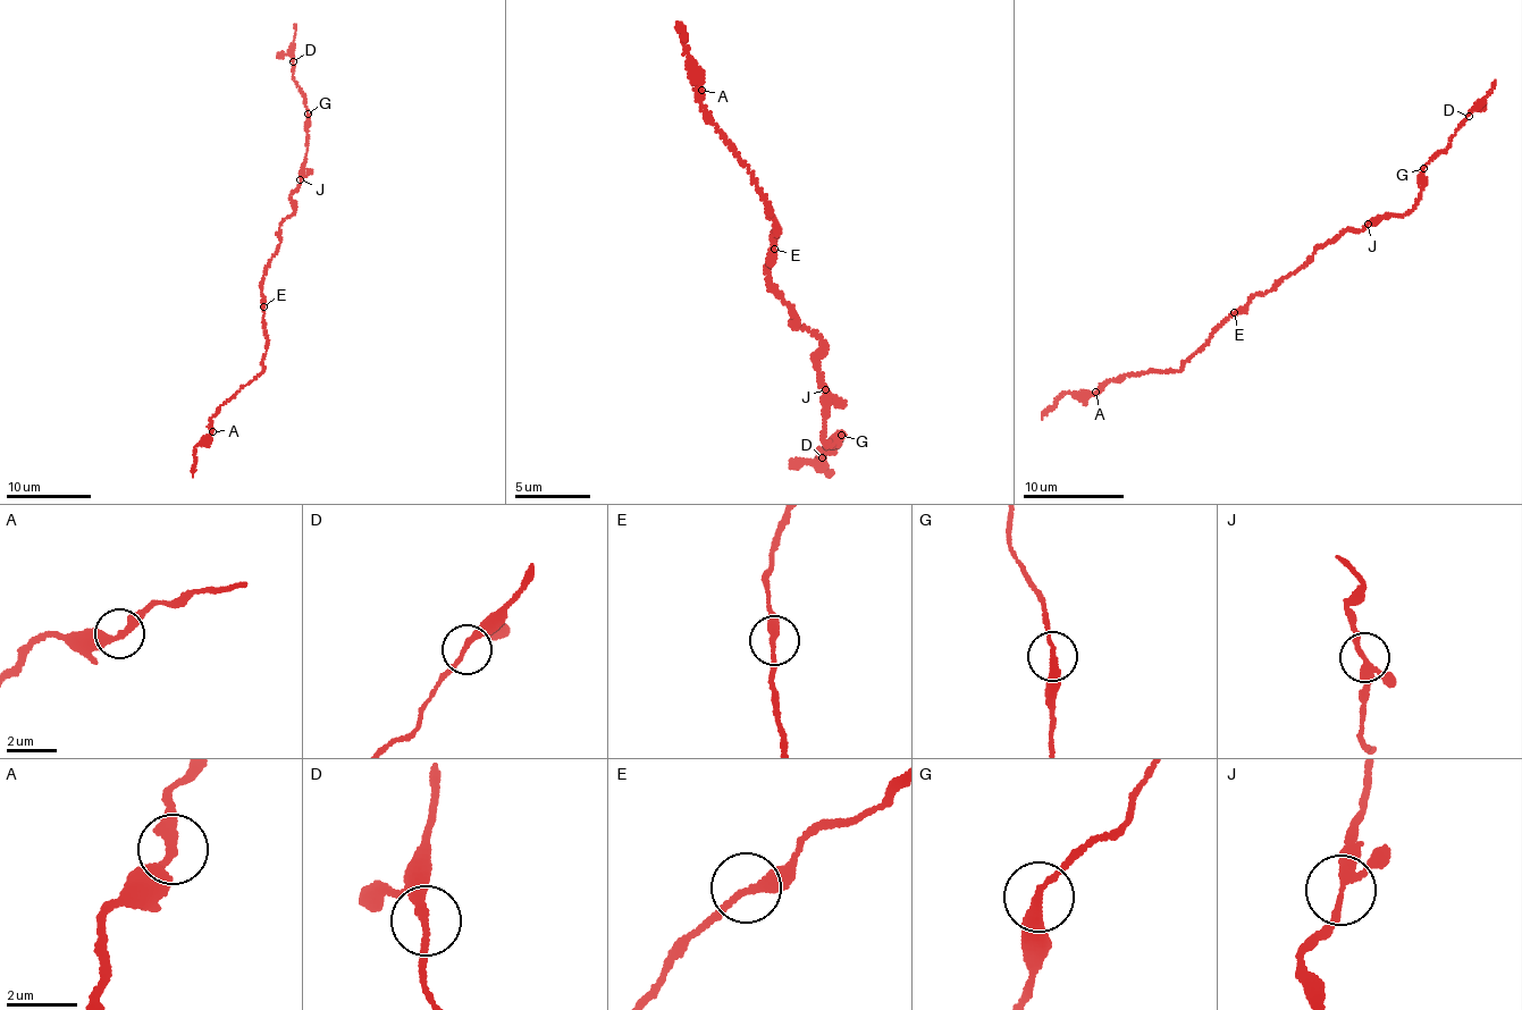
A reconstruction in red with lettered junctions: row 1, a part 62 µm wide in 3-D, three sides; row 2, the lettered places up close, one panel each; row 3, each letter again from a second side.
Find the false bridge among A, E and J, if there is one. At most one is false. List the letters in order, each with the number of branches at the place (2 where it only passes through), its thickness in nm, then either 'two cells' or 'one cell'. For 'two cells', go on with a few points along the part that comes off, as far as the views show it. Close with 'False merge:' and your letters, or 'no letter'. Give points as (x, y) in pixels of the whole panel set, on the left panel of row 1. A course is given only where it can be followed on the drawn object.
A: 2 | 280 nm | one cell
E: 2 | 240 nm | one cell
J: 3 | 240 nm | one cell
False merge: no letter

